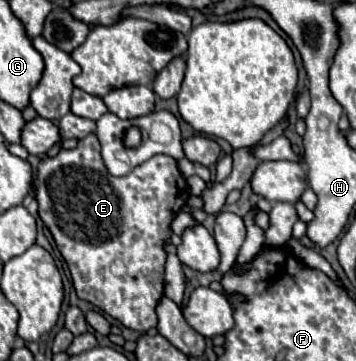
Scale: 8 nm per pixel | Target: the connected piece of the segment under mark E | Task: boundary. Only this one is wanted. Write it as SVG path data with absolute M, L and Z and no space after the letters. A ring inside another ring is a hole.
M89 134L81 138L73 150L61 150L55 158L43 158L37 168L37 178L39 186L35 198L39 202L39 216L49 228L65 262L69 264L77 296L103 310L105 314L121 322L125 328L143 334L149 328L155 328L155 308L165 292L165 242L171 240L171 220L175 212L179 212L189 200L189 186L179 174L177 160L159 154L149 158L149 162L137 166L137 170L131 170L129 176L115 178L109 174L101 158L101 146L97 136ZM113 262L123 262L125 272L113 274Z

